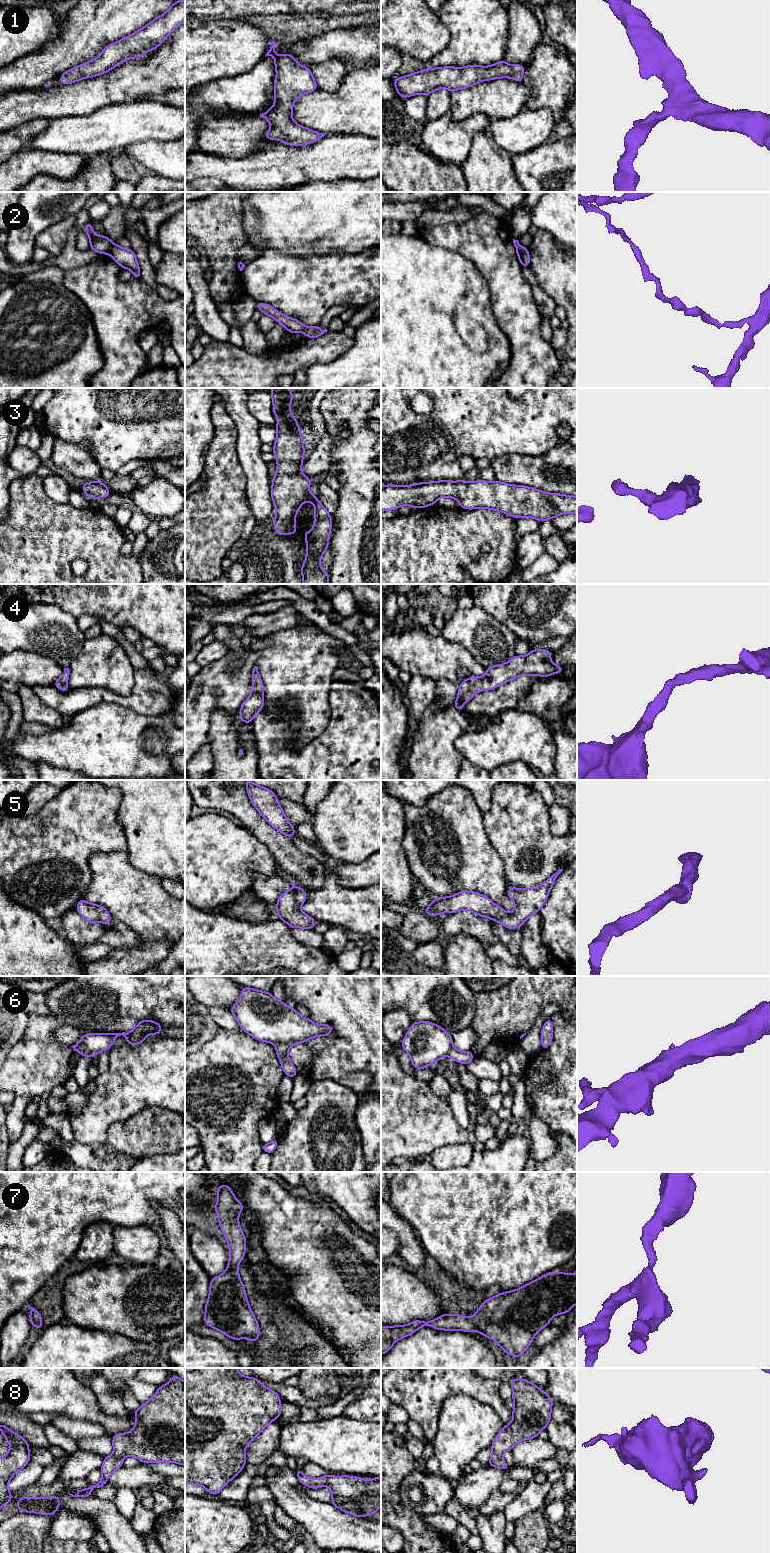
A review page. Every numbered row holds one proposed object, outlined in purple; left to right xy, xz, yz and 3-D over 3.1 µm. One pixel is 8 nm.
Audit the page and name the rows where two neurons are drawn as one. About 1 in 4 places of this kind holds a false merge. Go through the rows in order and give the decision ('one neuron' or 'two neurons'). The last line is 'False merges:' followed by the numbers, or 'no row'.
1: one neuron
2: two neurons
3: one neuron
4: one neuron
5: one neuron
6: two neurons
7: one neuron
8: one neuron
False merges: 2, 6

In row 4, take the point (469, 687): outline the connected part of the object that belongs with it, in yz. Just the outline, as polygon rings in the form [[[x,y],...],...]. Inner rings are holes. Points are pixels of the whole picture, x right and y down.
[[[537,648],[526,656],[515,655],[507,663],[486,668],[486,674],[481,678],[473,676],[463,680],[453,706],[459,711],[465,711],[462,704],[470,701],[475,694],[482,690],[493,690],[521,675],[549,677],[554,673],[562,674],[564,667],[549,660],[553,652]]]

